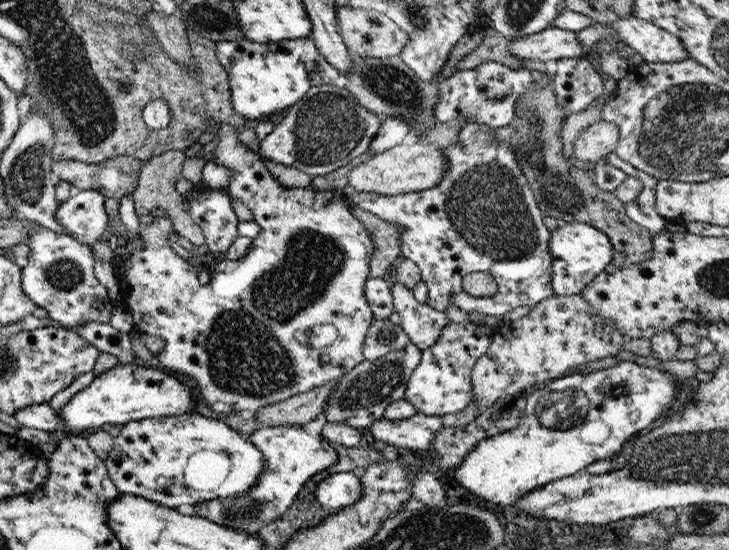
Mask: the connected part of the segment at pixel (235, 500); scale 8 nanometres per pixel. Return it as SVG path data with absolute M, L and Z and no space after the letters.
M297 425L260 426L249 436L250 442L263 454L263 473L247 493L236 497L215 498L195 504L195 514L234 530L247 530L254 522L272 523L298 498L303 484L314 474L326 470L338 460L332 443L321 435L311 436Z

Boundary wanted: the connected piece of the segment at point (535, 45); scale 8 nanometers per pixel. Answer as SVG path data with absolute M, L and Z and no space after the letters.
M552 26L533 35L512 39L509 46L511 54L517 58L542 62L580 57L584 51L575 32Z

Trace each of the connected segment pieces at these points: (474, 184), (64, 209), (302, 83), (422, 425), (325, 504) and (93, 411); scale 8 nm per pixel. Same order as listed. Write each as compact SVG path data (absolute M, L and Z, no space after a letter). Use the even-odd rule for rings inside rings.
M476 122L456 123L460 126L457 138L460 146L443 148L448 157L448 172L441 181L426 190L384 196L376 193L361 193L346 185L341 194L350 204L362 207L390 222L400 234L401 255L413 260L419 268L421 280L428 287L427 305L434 310L445 311L450 304L466 312L476 311L489 316L501 316L512 312L520 306L532 306L555 294L551 285L552 257L548 243L551 232L543 224L544 213L540 210L536 197L531 191L526 175L516 162L516 154L510 146L511 142L493 141L490 127ZM470 272L488 272L494 276L500 296L490 298L474 298L462 290L462 276Z
M81 190L66 202L59 203L56 221L78 243L93 245L108 233L110 216L104 209L106 199L100 190Z
M293 38L276 42L254 42L248 39L220 41L216 43L216 56L227 72L231 102L238 116L244 117L248 125L268 120L278 112L287 111L296 105L313 86L330 85L336 81L340 72L334 68L316 48L312 38Z
M416 413L402 420L378 419L366 427L379 445L390 444L412 451L430 448L437 430L448 423L449 418Z
M332 473L317 483L313 495L326 512L336 512L358 502L361 497L360 479L357 473Z
M116 365L111 370L97 375L94 380L57 412L65 428L78 433L86 428L98 428L106 425L123 425L136 419L171 417L192 413L194 399L186 384L168 374L156 365Z

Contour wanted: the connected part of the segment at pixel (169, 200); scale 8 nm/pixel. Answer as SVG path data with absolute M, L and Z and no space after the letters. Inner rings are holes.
M170 150L164 152L159 156L148 160L142 166L140 170L139 181L136 190L133 192L133 201L135 206L135 213L138 216L151 214L154 208L164 208L168 211L174 231L180 235L180 237L186 238L192 243L195 248L204 248L206 238L200 229L190 218L190 215L184 211L184 196L178 194L175 189L176 182L182 178L181 171L183 164L187 156L184 151Z

